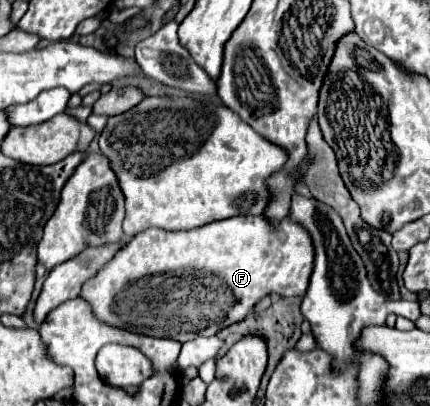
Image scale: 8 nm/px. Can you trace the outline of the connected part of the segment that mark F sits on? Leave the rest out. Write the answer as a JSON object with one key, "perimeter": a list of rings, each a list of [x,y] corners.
{"perimeter":[[[242,215],[182,233],[146,229],[134,235],[128,245],[116,251],[110,263],[82,285],[80,297],[90,303],[94,317],[106,325],[184,343],[200,335],[216,335],[218,321],[220,329],[242,321],[264,295],[276,293],[280,297],[302,297],[312,273],[312,259],[314,247],[308,231],[288,217],[284,217],[278,227],[272,227],[262,215]]]}

